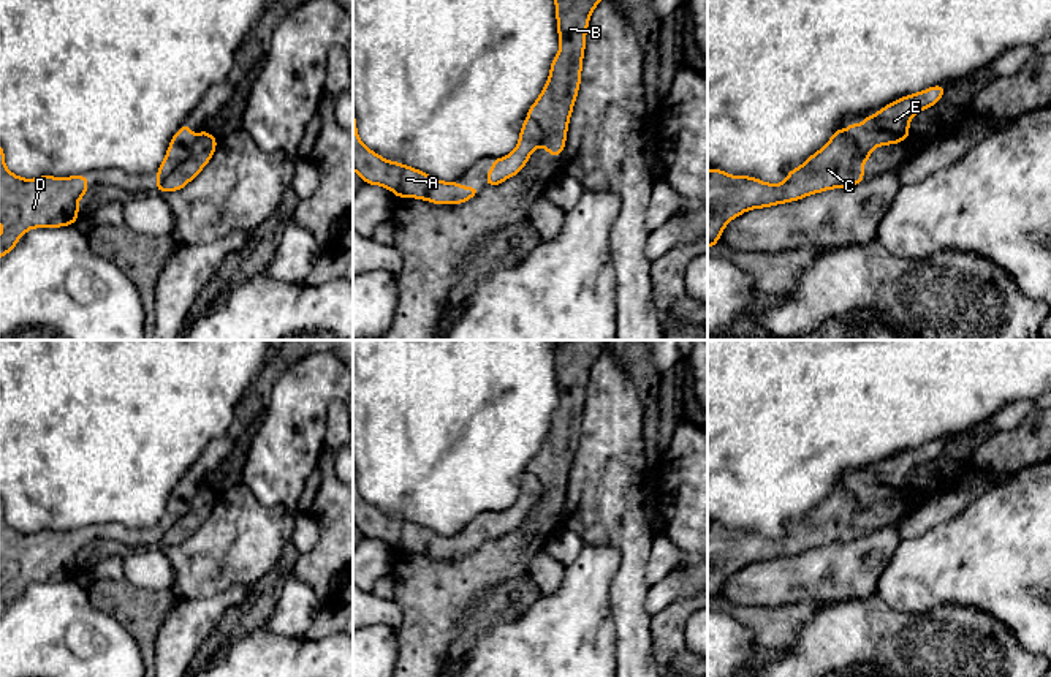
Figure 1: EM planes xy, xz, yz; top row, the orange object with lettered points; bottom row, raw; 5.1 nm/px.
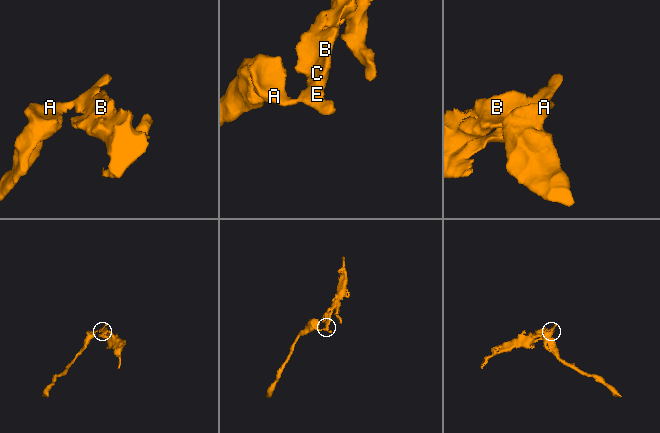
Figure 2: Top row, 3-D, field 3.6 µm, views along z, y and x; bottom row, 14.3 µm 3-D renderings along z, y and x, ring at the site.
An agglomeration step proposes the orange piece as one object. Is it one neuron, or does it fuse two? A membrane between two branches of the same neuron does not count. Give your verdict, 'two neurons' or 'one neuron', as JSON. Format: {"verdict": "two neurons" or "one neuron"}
{"verdict": "two neurons"}

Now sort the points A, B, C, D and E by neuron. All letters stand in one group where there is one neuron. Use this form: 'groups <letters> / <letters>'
groups A D E / B C

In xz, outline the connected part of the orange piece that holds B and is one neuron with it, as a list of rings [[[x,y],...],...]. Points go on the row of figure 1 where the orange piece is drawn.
[[[554,0],[554,3],[560,49],[552,59],[548,82],[529,108],[527,117],[541,131],[540,147],[559,158],[579,90],[589,19],[600,0]]]

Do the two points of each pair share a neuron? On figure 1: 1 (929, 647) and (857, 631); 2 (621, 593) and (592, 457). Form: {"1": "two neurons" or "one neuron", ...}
{"1": "one neuron", "2": "one neuron"}

